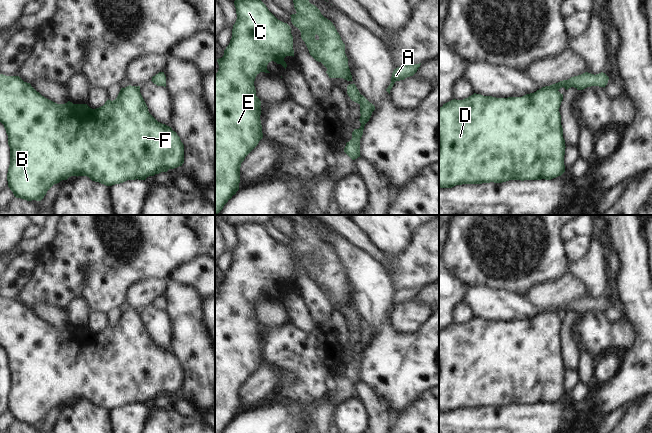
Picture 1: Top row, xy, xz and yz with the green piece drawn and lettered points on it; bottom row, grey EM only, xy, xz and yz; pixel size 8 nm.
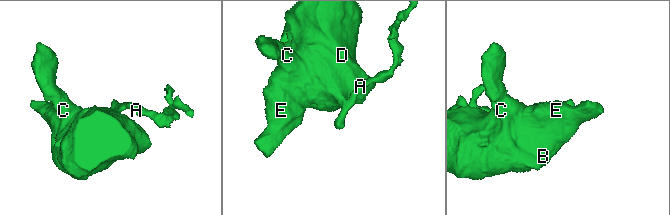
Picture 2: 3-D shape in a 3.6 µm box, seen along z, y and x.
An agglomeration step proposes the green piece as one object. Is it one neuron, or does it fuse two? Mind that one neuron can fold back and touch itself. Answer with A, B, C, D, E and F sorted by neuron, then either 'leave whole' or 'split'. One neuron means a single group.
A / B C D E F; split

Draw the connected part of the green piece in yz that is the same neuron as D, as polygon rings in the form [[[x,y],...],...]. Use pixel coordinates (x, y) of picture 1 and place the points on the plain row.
[[[542,311],[522,321],[496,322],[474,317],[439,332],[439,411],[502,407],[509,404],[551,404],[565,396],[565,364],[559,332],[563,318]]]

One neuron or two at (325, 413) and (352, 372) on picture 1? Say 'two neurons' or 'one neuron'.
one neuron

